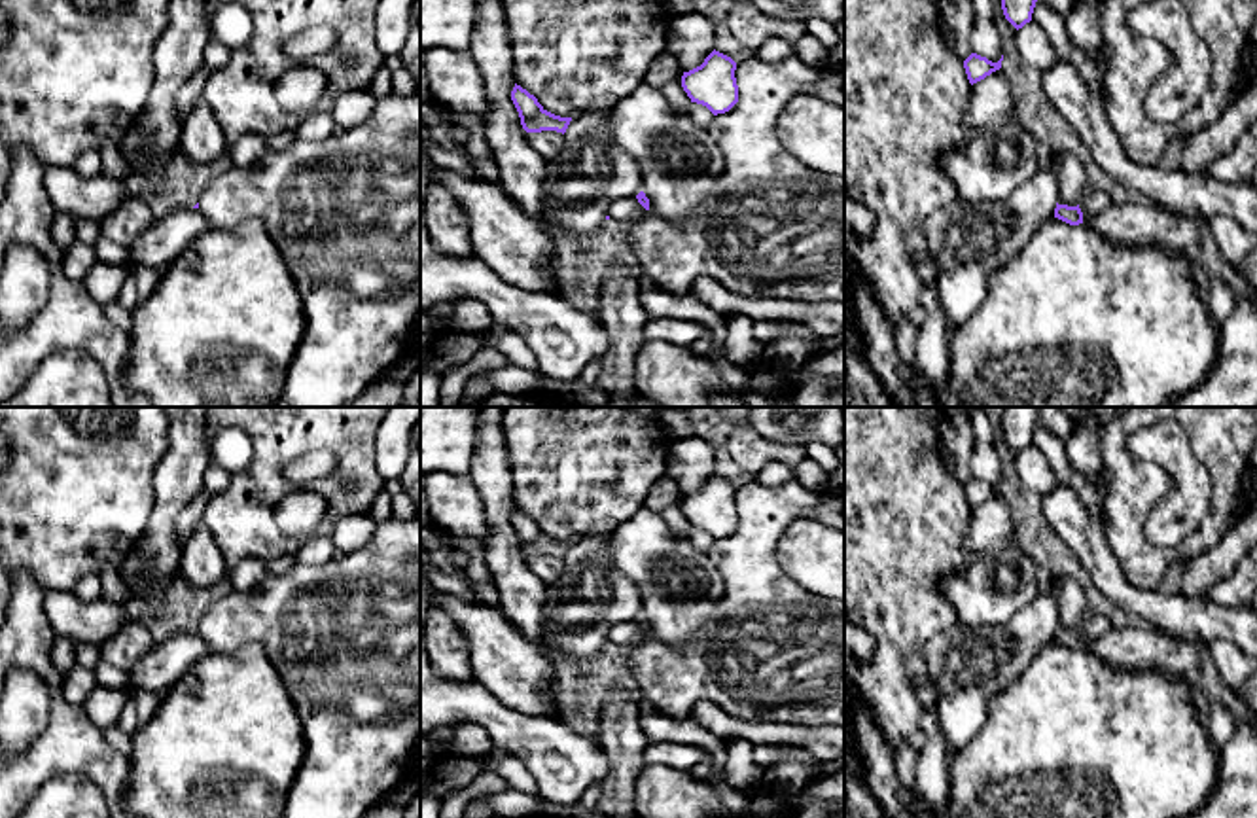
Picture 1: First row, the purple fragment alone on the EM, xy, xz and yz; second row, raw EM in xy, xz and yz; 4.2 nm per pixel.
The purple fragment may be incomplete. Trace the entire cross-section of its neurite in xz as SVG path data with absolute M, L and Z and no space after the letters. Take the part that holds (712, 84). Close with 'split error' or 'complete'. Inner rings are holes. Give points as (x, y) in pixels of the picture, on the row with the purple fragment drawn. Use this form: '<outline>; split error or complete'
M712 51L704 62L682 76L682 87L691 102L706 106L714 116L729 112L738 102L736 62Z; complete

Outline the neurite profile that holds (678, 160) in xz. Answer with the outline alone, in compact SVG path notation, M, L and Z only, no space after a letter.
M638 85L610 110L608 140L634 157L649 212L685 220L716 189L723 155L706 129L670 106L659 87Z

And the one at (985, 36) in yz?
M994 17L986 21L973 21L971 47L973 53L986 57L992 62L998 62L1001 59L1001 34L996 27Z

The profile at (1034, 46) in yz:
M1034 21L1017 30L1017 51L1026 66L1037 68L1039 72L1058 61L1049 34Z

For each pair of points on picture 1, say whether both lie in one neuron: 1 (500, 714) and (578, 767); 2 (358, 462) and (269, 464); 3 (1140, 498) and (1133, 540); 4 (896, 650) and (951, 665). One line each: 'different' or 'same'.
1: same
2: same
3: same
4: different

